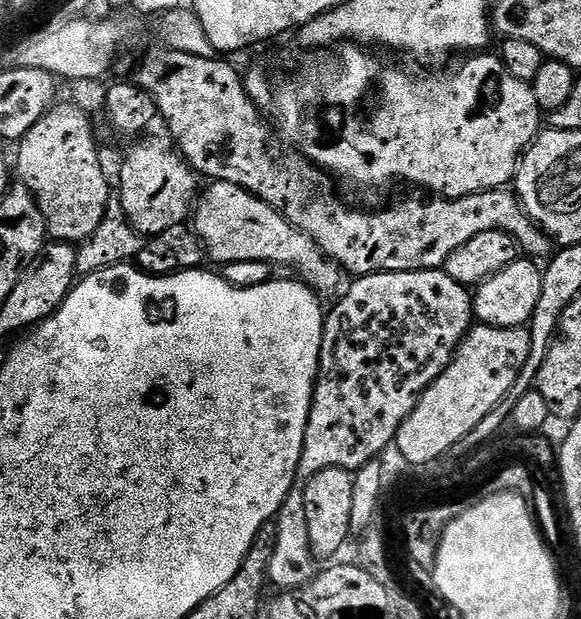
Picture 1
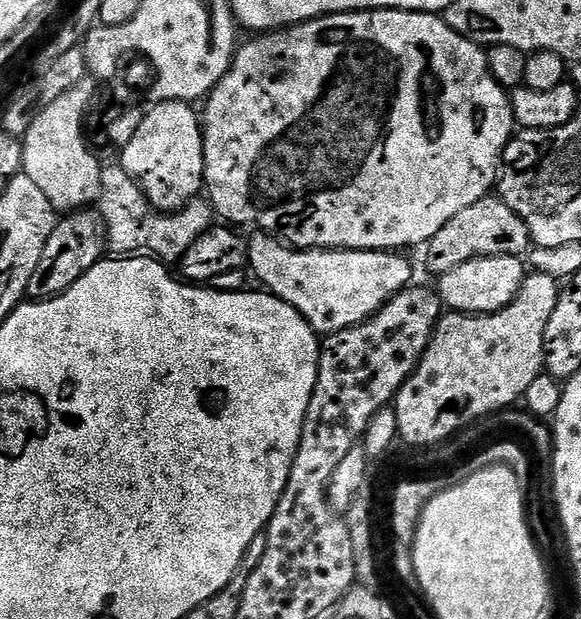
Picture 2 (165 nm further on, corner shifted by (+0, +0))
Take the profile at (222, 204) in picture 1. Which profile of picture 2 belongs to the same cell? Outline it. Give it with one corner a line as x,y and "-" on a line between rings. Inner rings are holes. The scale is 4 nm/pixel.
257,231
256,237
251,237
248,240
248,264
252,272
261,280
263,287
267,291
271,292
273,296
279,298
279,300
285,300
288,305
294,310
298,310
298,314
304,316
304,321
310,325
313,332
317,334
331,334
333,332
341,332
347,328
352,328
356,324
361,324
364,320
368,320
372,315
384,305
391,296
397,296
403,288
409,287
413,283
412,280
412,264
407,260
407,255
397,254
392,250
385,250
383,252
346,252
343,250
301,250
293,248
283,242
277,237
269,236
267,232

